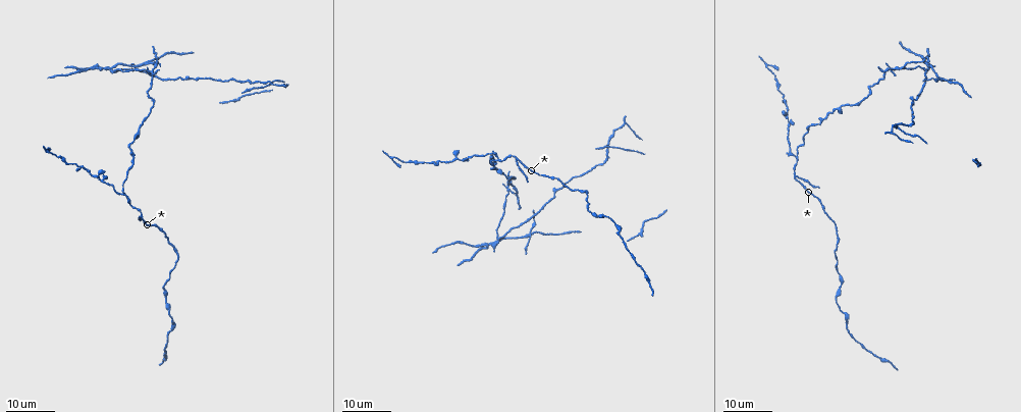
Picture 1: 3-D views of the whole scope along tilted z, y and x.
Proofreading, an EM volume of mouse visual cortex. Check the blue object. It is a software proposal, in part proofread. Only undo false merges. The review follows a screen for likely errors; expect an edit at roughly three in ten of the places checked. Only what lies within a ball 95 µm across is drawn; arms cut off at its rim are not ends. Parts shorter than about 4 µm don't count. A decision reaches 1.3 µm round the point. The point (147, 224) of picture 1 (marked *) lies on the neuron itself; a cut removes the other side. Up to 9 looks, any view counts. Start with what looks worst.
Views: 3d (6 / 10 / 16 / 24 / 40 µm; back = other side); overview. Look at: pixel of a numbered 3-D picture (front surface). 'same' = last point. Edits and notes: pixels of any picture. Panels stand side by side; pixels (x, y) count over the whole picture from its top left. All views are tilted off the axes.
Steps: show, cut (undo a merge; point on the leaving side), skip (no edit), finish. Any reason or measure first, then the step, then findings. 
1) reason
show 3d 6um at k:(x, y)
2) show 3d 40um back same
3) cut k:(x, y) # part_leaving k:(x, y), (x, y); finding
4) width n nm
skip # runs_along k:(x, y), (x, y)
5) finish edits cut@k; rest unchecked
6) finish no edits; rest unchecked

three arms meet
show 3d 16um at 1:(498, 159)

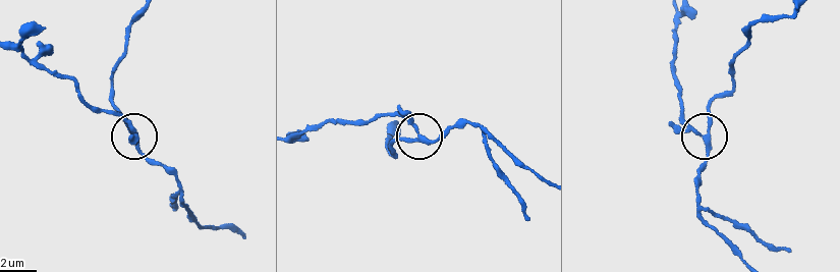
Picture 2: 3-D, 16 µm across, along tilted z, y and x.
show 3d 6um at 2:(707, 133)

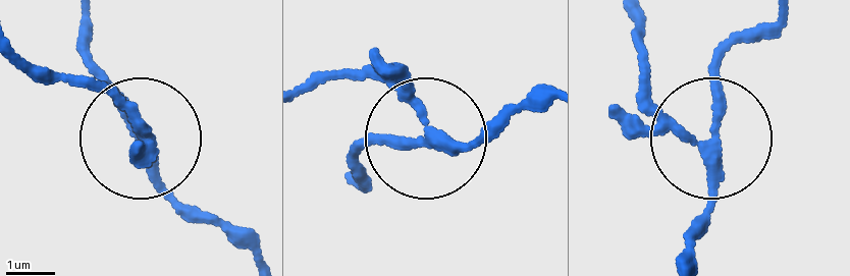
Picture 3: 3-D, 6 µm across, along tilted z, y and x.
skip # runs_along 3:(542, 101), (453, 143), (381, 84), (338, 74); one neuron here

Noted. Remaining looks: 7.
four or more arms meet
show 3d 24um at 1:(149, 73)

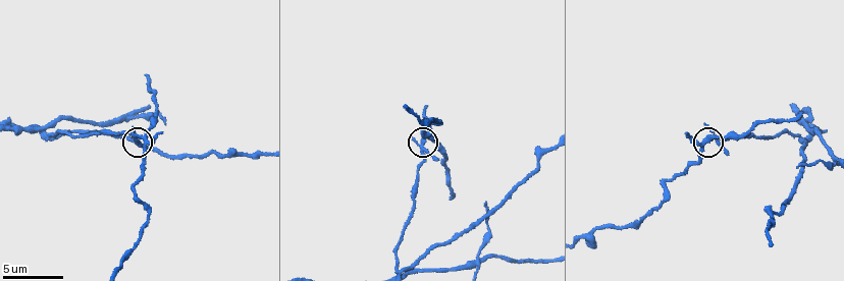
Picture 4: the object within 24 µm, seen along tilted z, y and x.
zoom in
show 3d 10um at 4:(139, 135)

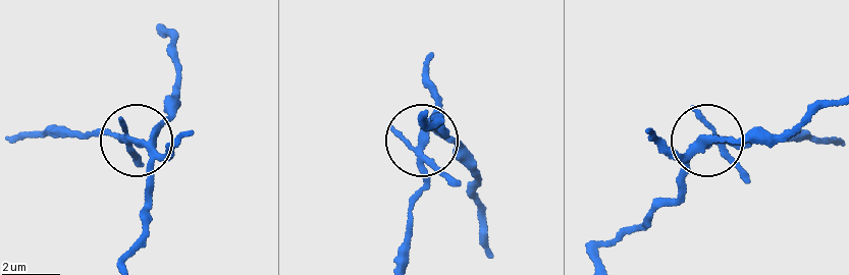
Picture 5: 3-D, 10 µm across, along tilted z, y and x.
width 240 nm
cut 5:(168, 144) # part_leaving 5:(150, 149), (102, 132), (25, 132); two neurons meet here

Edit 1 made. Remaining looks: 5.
sudden change in width
show 3d 24um at 1:(102, 180)

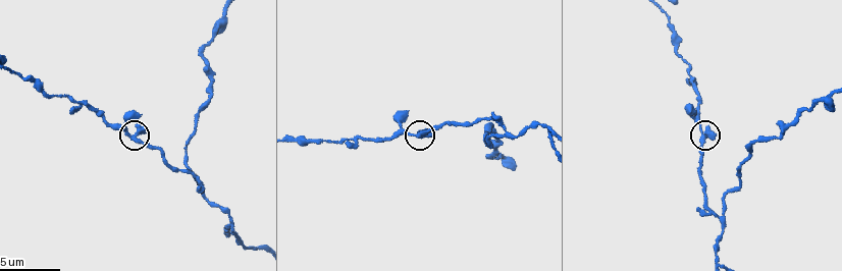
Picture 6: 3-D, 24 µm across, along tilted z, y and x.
show 3d 10um at 6:(701, 134)

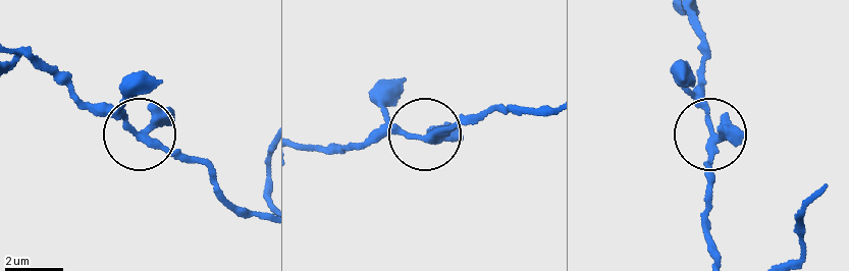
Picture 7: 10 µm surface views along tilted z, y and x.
width 200 nm
skip # runs_along 7:(263, 219), (225, 198), (209, 170), (146, 145), (64, 83); continuous, no second neuron

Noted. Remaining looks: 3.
show 3d 10um at 6:(202, 58)

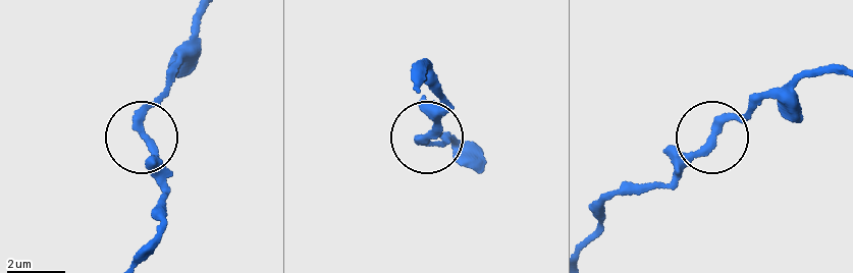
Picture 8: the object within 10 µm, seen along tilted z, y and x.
width 270 nm
skip # runs_along 8:(132, 263), (157, 227), (158, 186), (143, 125), (179, 53); all the same neuron

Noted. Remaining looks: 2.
calibre changes
show 3d 24um at 1:(602, 216)

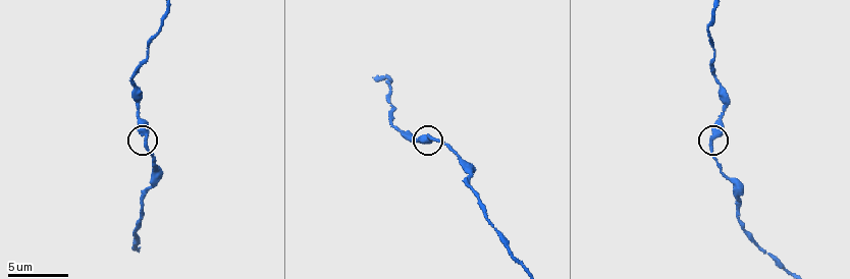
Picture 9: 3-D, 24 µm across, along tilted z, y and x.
show 3d 10um at 9:(147, 138)

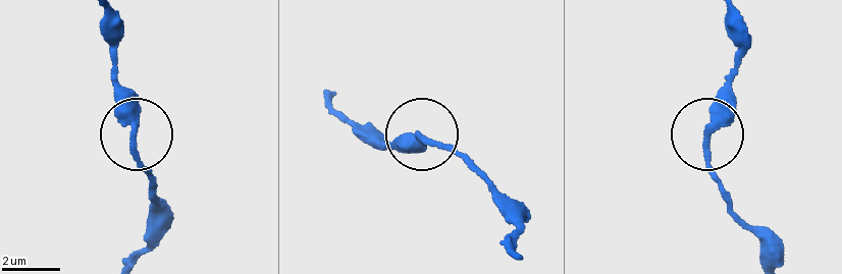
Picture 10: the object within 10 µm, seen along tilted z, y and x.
skip # runs_along 10:(109, 12), (119, 103), (151, 196); all the same neuron

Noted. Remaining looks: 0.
finish edits cut@5; rest unchecked

